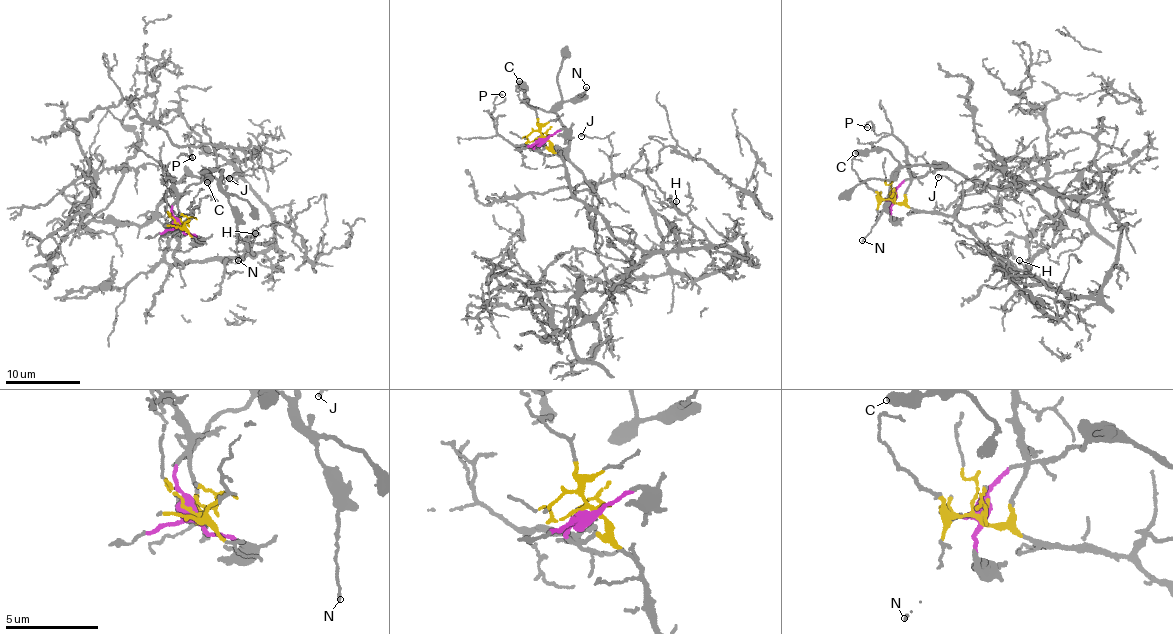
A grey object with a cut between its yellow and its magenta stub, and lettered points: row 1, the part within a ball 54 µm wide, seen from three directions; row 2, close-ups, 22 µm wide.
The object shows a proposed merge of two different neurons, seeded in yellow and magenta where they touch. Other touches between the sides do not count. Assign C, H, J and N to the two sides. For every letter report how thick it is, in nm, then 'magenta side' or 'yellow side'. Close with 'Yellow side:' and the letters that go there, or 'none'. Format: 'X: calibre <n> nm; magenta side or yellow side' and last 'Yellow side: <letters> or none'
C: calibre 500 nm; magenta side
H: calibre 140 nm; yellow side
J: calibre 130 nm; yellow side
N: calibre 140 nm; magenta side
Yellow side: H, J

